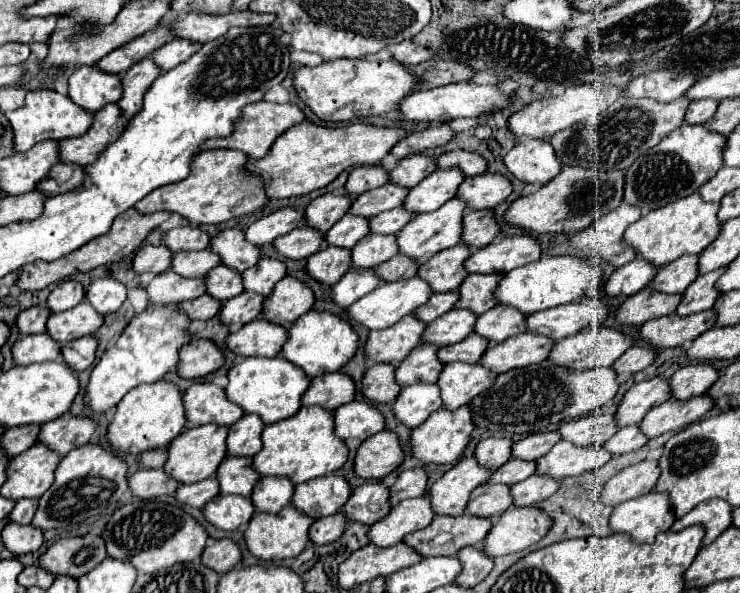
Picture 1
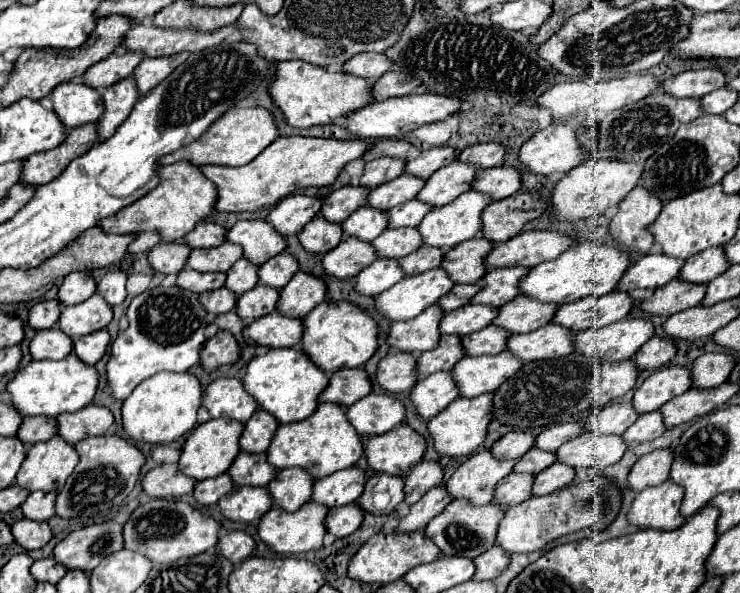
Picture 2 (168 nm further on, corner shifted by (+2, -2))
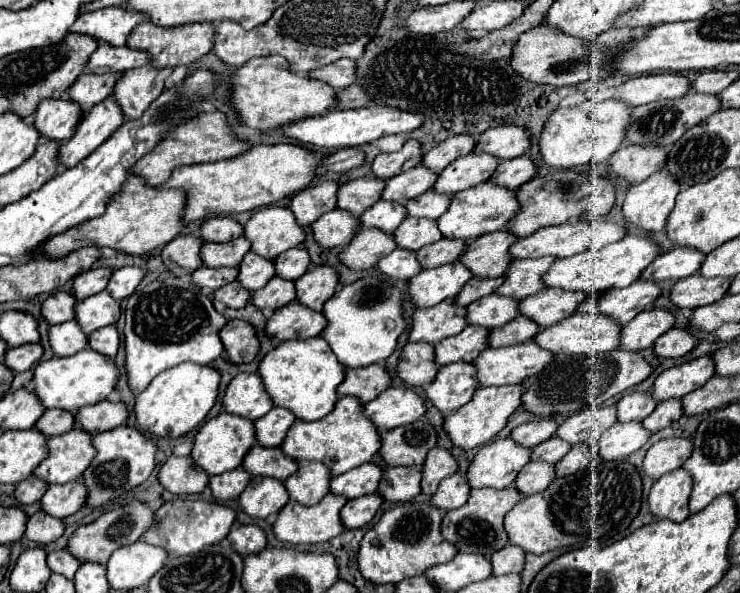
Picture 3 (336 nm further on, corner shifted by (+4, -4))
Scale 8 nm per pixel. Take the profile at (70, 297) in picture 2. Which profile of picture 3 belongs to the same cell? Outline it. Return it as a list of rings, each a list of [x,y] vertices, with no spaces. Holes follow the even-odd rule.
[[[100,267],[100,269],[90,269],[86,273],[80,273],[74,277],[74,283],[72,283],[72,295],[82,301],[90,295],[96,295],[100,291],[106,289],[106,283],[112,275],[112,269],[108,267]]]

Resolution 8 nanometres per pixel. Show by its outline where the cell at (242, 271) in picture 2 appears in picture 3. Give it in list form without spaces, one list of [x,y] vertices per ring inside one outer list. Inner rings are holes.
[[[246,253],[242,263],[240,263],[240,273],[238,273],[238,283],[242,283],[242,287],[256,291],[262,289],[270,277],[274,277],[274,263],[268,259],[258,257],[256,253]]]

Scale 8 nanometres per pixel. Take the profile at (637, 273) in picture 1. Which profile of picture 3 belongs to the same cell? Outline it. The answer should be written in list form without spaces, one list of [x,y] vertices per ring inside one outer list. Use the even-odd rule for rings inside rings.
[[[676,247],[672,251],[658,255],[654,263],[650,263],[646,271],[642,271],[640,279],[654,281],[654,283],[662,283],[662,281],[676,283],[678,279],[684,279],[696,273],[702,261],[704,261],[704,255],[700,251],[688,249],[688,247]]]

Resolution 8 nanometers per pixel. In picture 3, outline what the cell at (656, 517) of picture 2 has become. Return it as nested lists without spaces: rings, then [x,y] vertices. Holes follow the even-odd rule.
[[[676,469],[670,475],[660,477],[648,495],[648,509],[656,519],[670,519],[674,523],[684,521],[688,511],[688,497],[692,491],[692,477],[684,469]]]

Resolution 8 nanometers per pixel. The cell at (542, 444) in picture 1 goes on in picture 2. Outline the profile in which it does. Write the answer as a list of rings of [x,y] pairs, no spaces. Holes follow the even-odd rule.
[[[564,423],[564,425],[554,425],[546,431],[542,431],[536,439],[536,447],[544,449],[544,451],[556,451],[562,443],[582,435],[584,425],[582,423]]]

